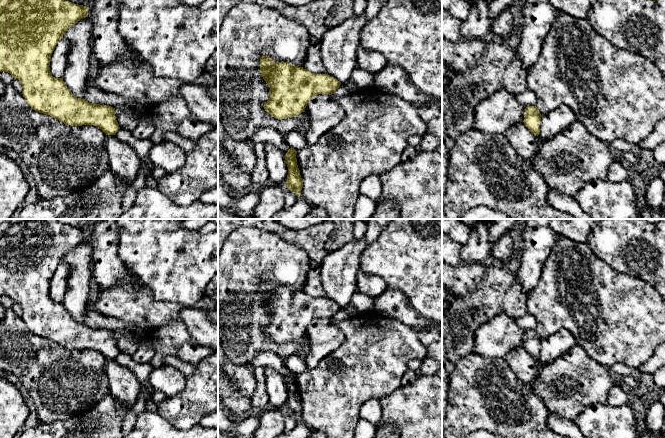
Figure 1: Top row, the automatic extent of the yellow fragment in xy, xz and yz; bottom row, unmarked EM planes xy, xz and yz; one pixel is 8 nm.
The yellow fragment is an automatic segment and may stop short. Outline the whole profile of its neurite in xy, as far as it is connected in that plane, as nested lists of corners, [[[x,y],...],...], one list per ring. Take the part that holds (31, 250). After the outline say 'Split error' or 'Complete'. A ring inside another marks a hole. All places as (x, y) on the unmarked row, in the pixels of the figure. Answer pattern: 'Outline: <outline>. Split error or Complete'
Outline: [[[0,219],[0,296],[8,296],[21,306],[21,318],[33,334],[50,339],[66,349],[93,349],[106,359],[115,359],[120,353],[115,332],[89,327],[85,323],[75,321],[63,302],[55,302],[50,296],[51,279],[56,269],[71,250],[85,241],[88,241],[87,230],[66,225],[58,219]]]. Complete

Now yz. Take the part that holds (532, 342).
Outline: [[[528,330],[525,332],[523,346],[535,360],[538,360],[540,356],[541,341],[542,339],[536,330]]]. Complete

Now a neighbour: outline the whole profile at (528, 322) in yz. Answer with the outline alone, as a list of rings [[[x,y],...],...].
[[[526,313],[521,317],[515,318],[515,322],[525,331],[535,330],[537,327],[536,318],[529,313]]]

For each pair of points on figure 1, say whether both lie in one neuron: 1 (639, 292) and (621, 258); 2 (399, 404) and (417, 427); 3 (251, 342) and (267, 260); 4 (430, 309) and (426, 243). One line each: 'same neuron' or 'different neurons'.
1: different neurons
2: same neuron
3: same neuron
4: same neuron

